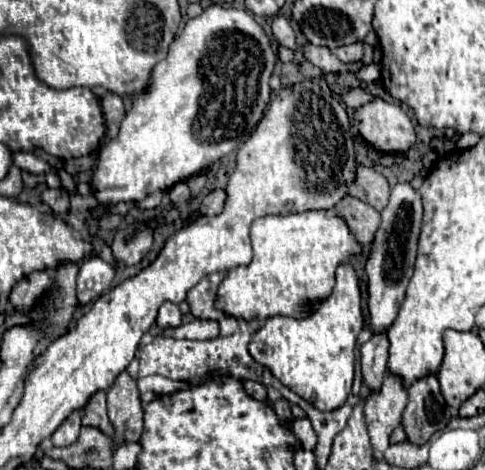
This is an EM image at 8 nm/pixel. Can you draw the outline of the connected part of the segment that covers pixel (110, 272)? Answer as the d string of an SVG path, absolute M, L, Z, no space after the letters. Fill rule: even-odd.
M98 255L86 259L78 271L78 287L76 295L82 305L98 299L106 289L110 289L110 283L114 279L114 267L106 261L102 261Z

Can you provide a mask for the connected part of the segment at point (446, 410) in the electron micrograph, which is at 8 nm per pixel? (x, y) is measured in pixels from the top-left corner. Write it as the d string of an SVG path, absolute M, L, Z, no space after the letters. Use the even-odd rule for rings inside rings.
M428 373L410 385L402 427L412 443L426 443L436 431L446 427L450 415L450 407L440 393L440 385L434 373Z

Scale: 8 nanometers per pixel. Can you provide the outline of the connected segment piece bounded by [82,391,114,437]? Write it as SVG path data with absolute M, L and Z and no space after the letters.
M96 391L90 401L84 407L84 417L82 417L82 425L90 425L90 427L98 427L100 431L104 431L106 435L114 437L114 427L106 415L106 393L104 391Z

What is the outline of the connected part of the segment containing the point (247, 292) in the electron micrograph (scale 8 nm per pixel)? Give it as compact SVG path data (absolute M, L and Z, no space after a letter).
M326 211L294 215L264 215L250 227L254 257L246 267L234 267L218 287L214 307L236 319L268 319L274 315L304 317L308 305L322 301L334 287L334 271L362 247L346 221Z

